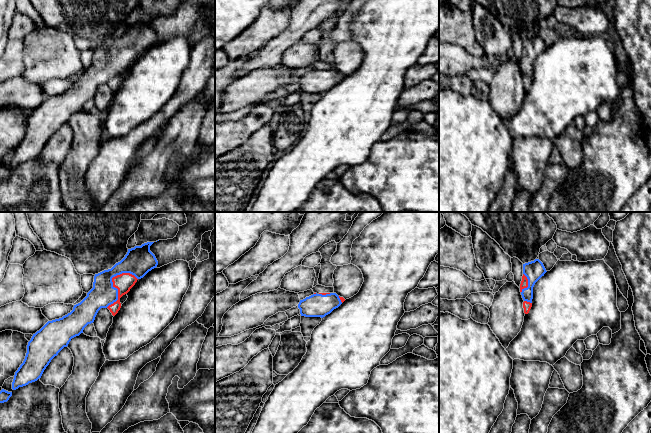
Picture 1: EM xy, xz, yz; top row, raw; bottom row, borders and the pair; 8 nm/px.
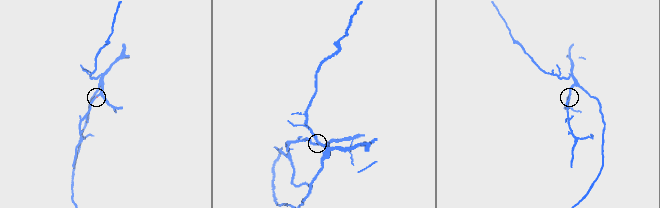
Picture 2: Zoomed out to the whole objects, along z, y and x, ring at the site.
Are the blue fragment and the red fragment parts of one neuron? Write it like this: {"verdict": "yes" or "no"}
{"verdict": "yes"}

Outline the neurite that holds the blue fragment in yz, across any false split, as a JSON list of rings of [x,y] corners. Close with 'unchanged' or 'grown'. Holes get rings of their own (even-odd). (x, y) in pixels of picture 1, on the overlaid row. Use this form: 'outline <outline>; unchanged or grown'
outline [[[539,259],[523,264],[520,292],[524,300],[523,308],[525,314],[528,314],[532,307],[533,287],[546,272],[543,263]]]; grown

